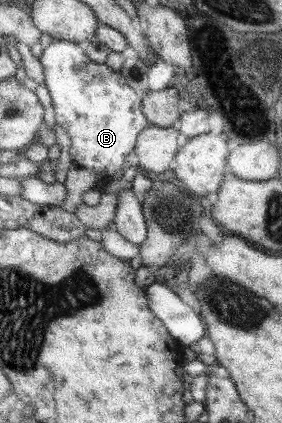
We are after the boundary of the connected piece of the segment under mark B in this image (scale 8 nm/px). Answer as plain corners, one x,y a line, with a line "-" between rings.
54,40
44,50
41,60
47,74
46,83
53,97
53,105
57,114
57,124
65,129
72,140
71,152
76,166
82,166
88,170
94,170
101,179
96,186
104,186
106,183
117,179
116,174
122,170
122,164
137,146
138,135
150,126
148,118
143,113
143,102
137,92
128,86
121,71
110,68
108,63
98,64
94,62
85,45
71,42
70,40

